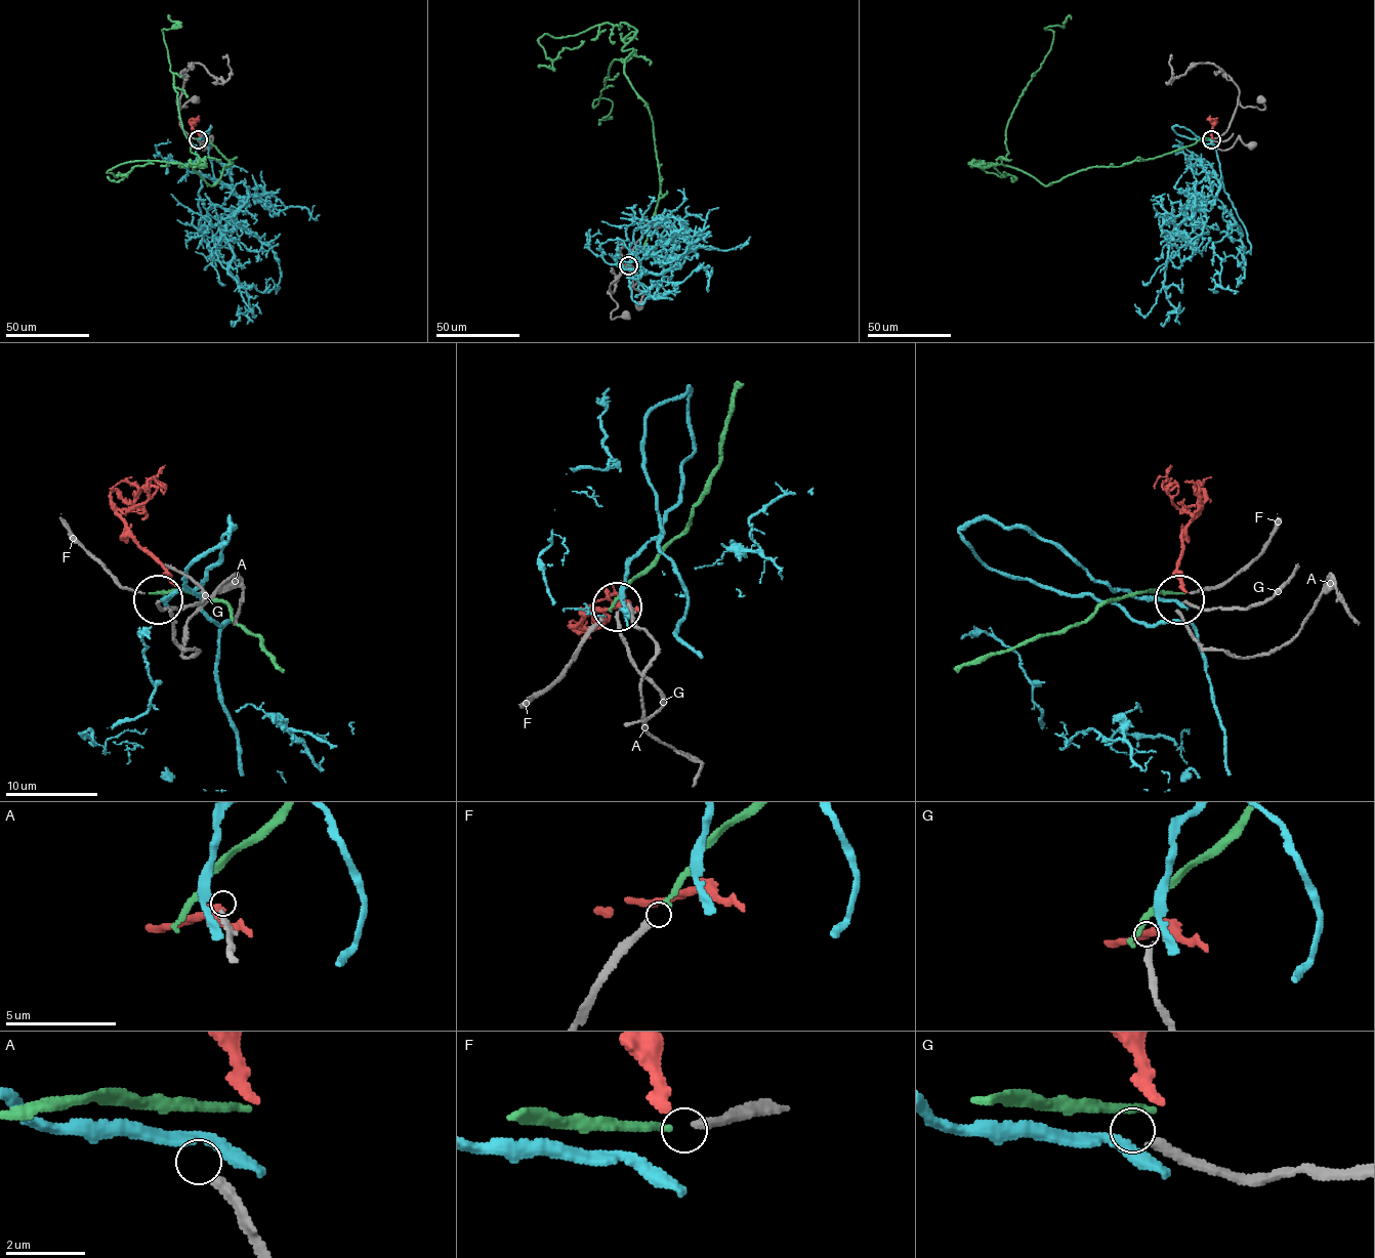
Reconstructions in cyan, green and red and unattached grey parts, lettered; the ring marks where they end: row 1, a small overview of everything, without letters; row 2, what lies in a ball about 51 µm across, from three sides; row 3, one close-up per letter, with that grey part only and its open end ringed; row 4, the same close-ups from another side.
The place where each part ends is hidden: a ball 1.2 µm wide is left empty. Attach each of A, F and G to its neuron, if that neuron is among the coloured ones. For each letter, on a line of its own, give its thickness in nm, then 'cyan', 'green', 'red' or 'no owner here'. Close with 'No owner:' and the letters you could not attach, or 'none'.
A: calibre 280 nm; no owner here
F: calibre 240 nm; green
G: calibre 280 nm; no owner here
No owner: A, G

